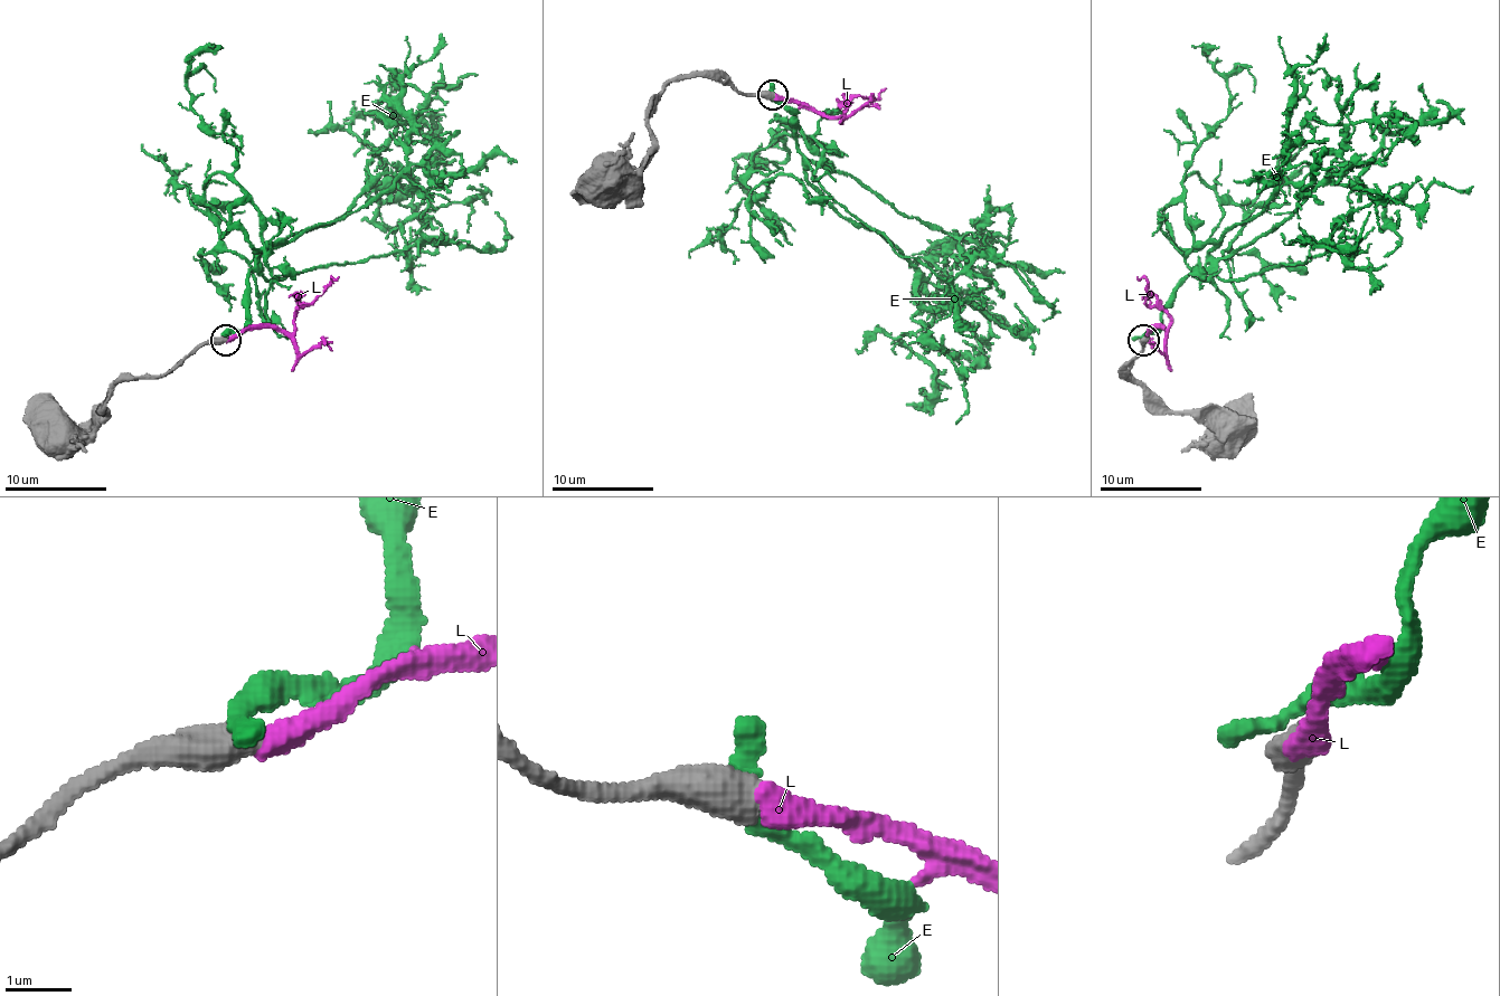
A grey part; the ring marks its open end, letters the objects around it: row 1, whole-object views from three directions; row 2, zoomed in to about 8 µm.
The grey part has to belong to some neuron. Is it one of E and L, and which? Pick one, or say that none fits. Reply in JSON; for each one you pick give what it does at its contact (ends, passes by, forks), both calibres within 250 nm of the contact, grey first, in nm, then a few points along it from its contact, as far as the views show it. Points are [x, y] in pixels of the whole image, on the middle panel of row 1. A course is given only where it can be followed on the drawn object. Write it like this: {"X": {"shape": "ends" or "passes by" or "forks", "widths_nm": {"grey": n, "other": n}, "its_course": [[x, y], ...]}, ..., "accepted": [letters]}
{"L": {"shape": "ends", "widths_nm": {"grey": 550, "other": 400}, "its_course": [[772, 96], [802, 104], [841, 122], [846, 106], [858, 96], [876, 100], [886, 88]]}, "accepted": ["L"]}

